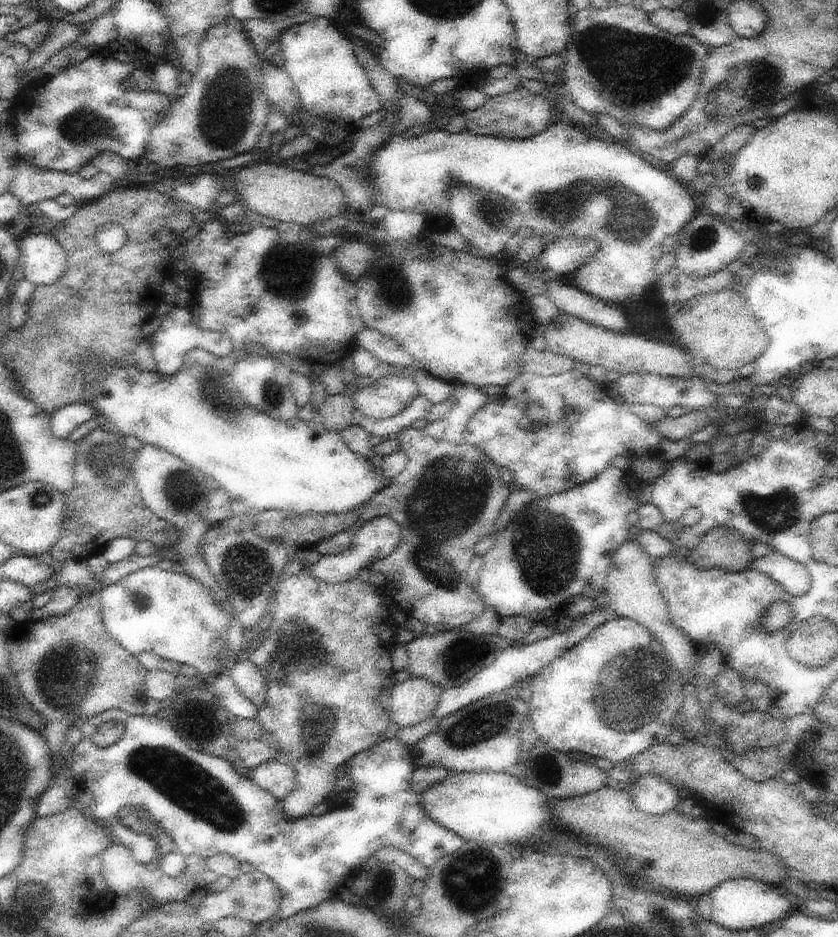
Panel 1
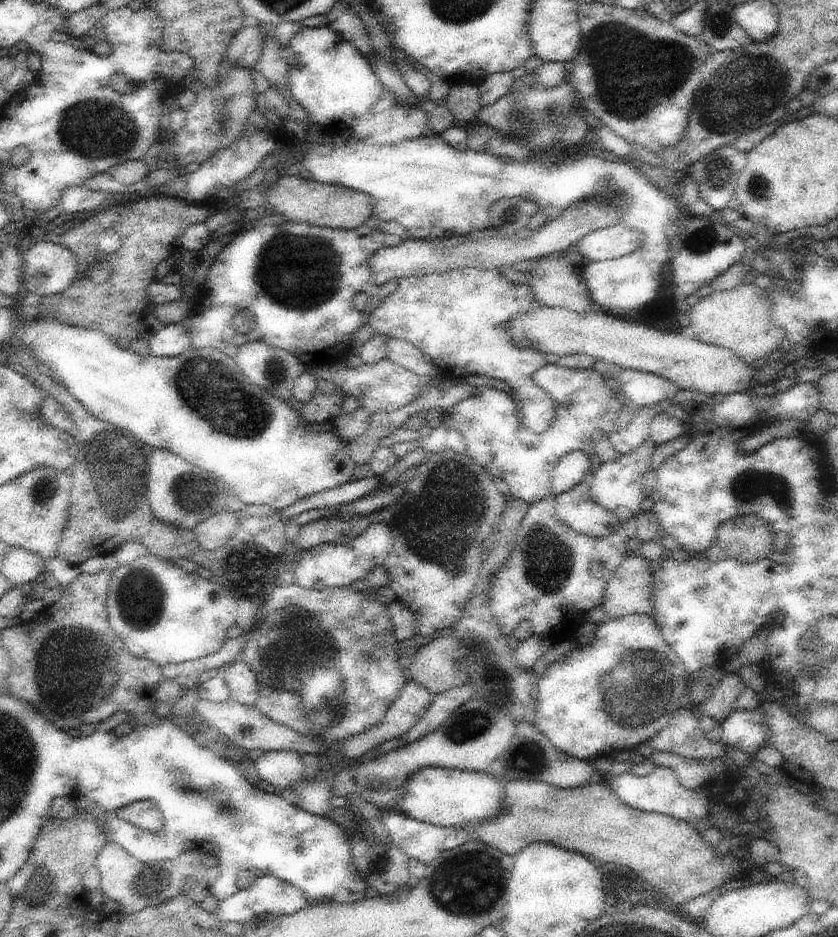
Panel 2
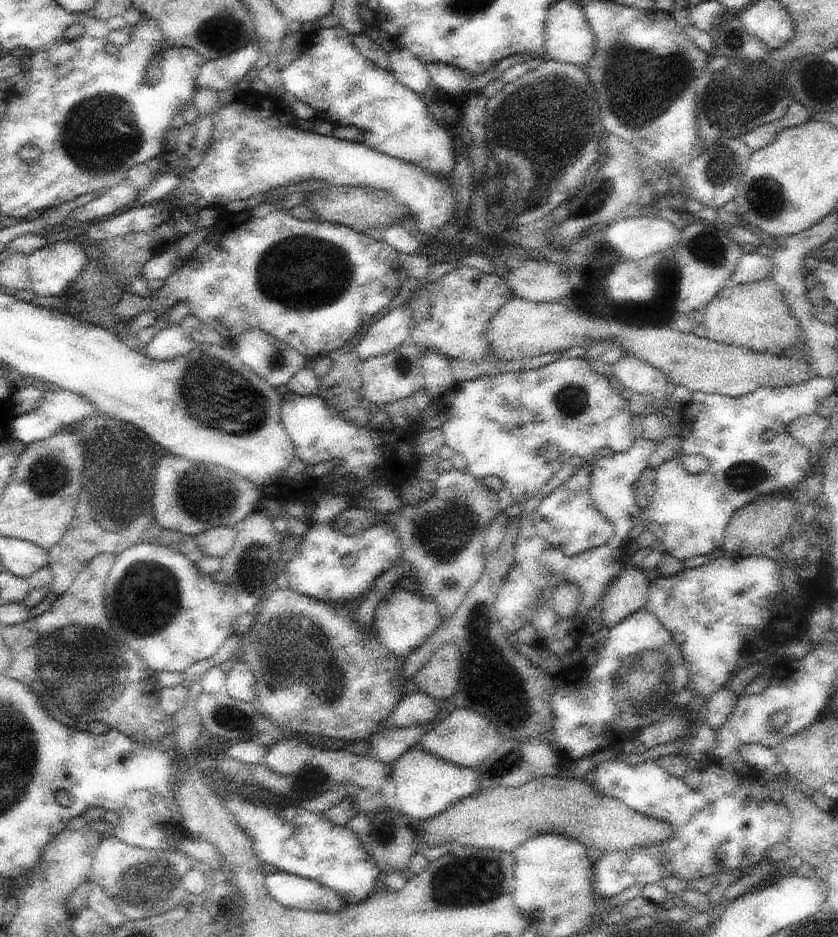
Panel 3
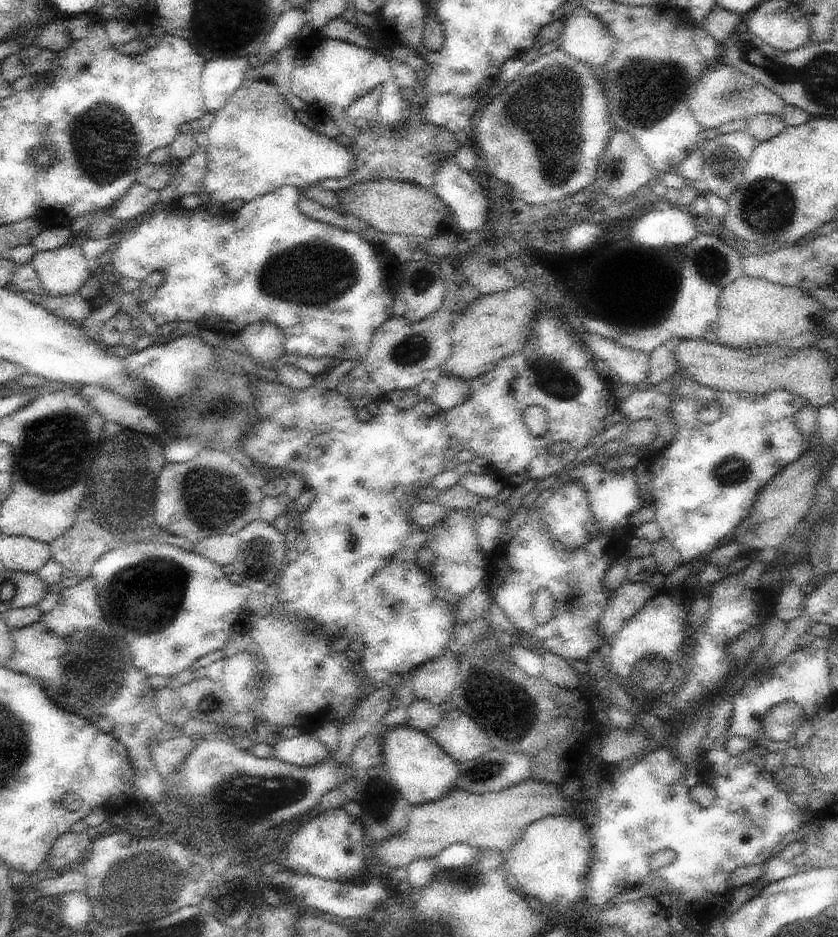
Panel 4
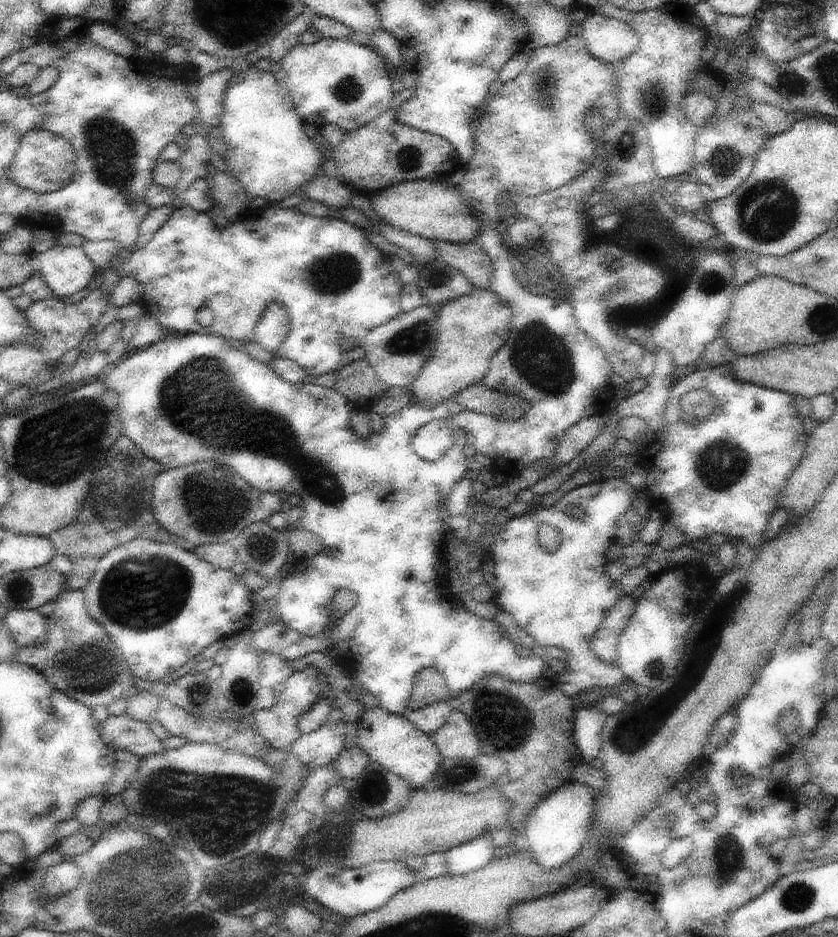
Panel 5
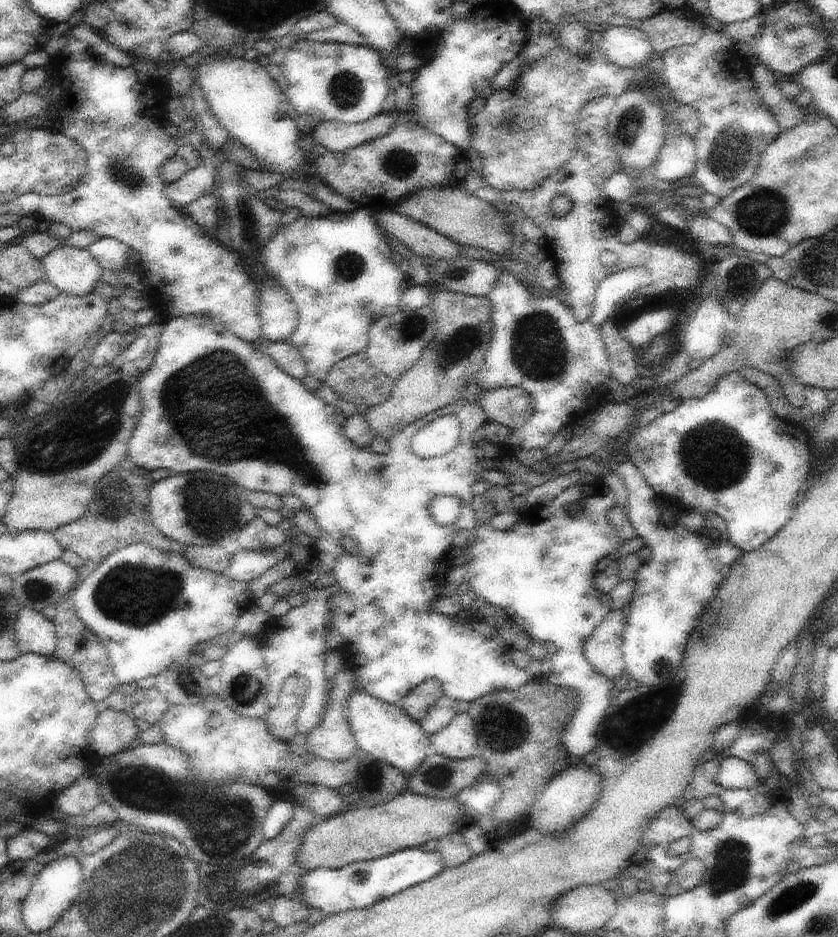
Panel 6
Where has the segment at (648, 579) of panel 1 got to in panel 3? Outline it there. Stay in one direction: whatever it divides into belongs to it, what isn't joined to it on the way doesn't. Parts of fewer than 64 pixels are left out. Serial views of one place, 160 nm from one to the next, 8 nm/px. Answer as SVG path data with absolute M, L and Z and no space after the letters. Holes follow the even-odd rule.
M628 566L614 579L600 602L605 631L646 607L650 587L647 575L636 566Z

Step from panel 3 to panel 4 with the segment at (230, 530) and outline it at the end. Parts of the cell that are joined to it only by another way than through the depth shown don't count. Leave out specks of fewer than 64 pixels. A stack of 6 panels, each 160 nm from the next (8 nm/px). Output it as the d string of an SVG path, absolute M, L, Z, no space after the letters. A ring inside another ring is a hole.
M214 535L195 544L194 551L221 566L226 566L237 559L239 540L236 535Z

